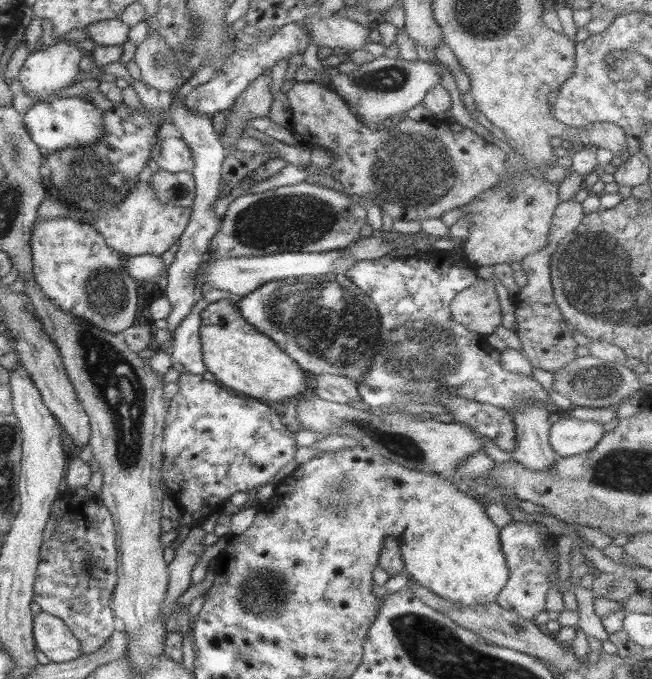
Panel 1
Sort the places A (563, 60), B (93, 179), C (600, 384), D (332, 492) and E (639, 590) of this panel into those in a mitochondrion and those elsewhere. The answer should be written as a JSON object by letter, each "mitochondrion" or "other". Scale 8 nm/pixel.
{"A":"other","B":"mitochondrion","C":"mitochondrion","D":"mitochondrion","E":"other"}

